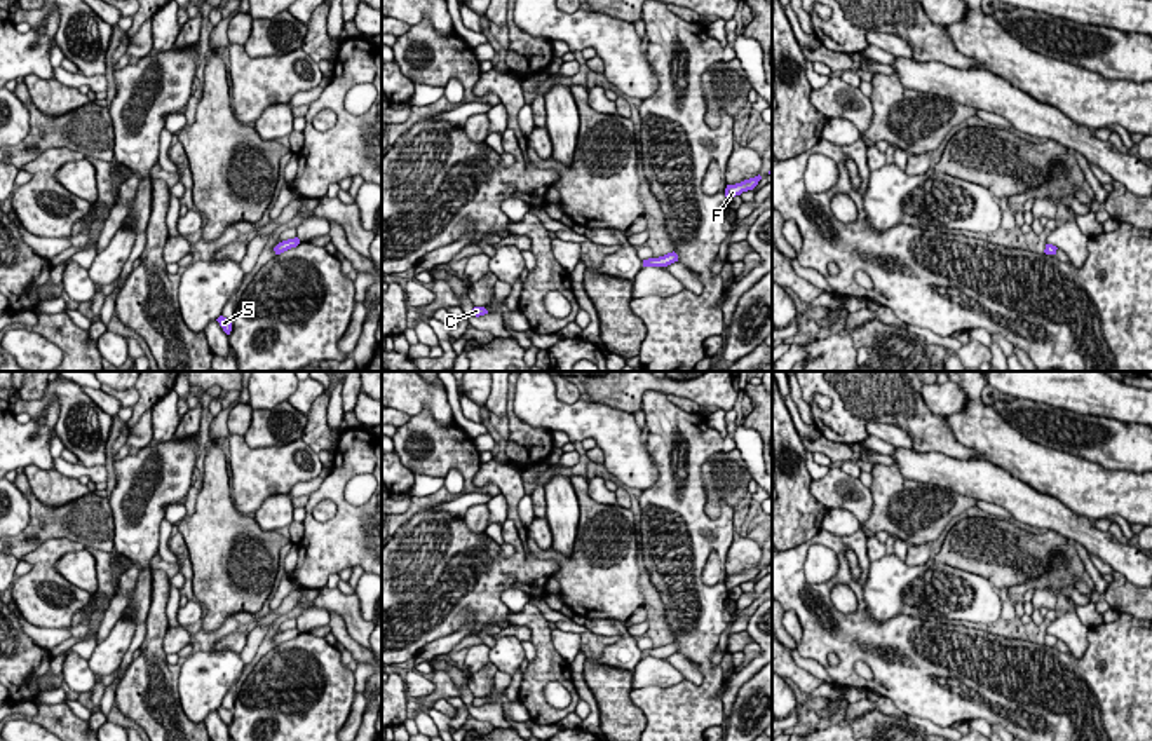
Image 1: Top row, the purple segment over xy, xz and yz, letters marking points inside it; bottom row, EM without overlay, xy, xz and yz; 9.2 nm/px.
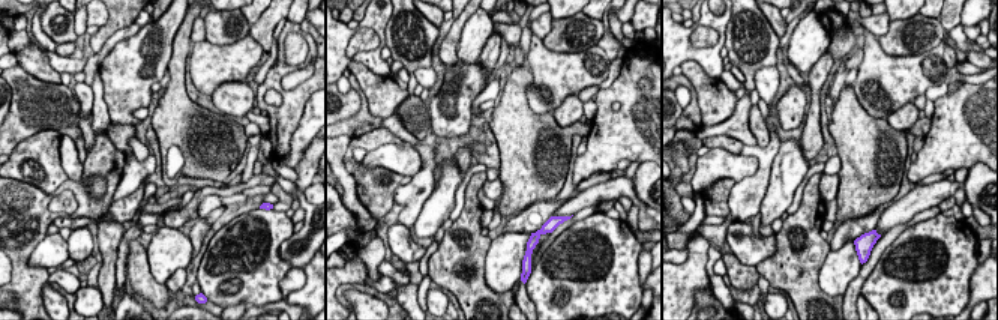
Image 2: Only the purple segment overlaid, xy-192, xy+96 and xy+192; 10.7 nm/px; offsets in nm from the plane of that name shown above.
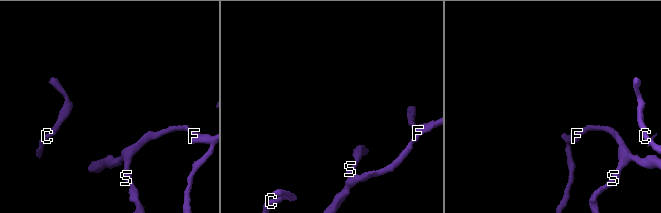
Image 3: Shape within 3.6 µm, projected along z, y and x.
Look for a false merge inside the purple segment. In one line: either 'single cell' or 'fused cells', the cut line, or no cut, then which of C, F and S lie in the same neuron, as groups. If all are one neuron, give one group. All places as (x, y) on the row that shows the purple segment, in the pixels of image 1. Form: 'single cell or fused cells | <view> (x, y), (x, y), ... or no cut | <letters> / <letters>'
single cell | no cut | C F S

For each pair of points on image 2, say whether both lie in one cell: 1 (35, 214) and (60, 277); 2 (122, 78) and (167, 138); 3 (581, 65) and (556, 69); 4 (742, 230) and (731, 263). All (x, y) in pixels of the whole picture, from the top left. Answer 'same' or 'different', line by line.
1: different
2: different
3: same
4: different

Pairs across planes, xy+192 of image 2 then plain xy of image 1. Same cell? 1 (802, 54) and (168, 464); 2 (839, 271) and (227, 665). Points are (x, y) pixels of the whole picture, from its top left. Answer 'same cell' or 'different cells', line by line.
1: different cells
2: same cell

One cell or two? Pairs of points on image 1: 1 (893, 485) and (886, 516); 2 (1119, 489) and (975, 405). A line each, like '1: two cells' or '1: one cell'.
1: one cell
2: one cell

